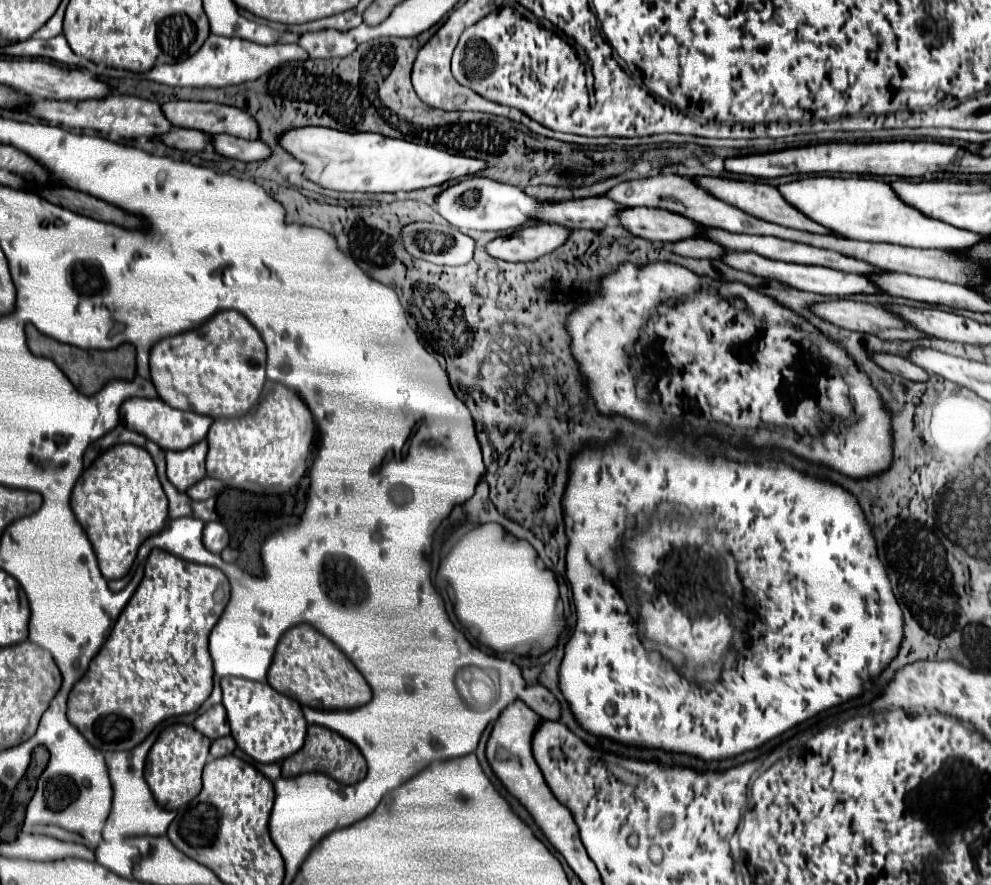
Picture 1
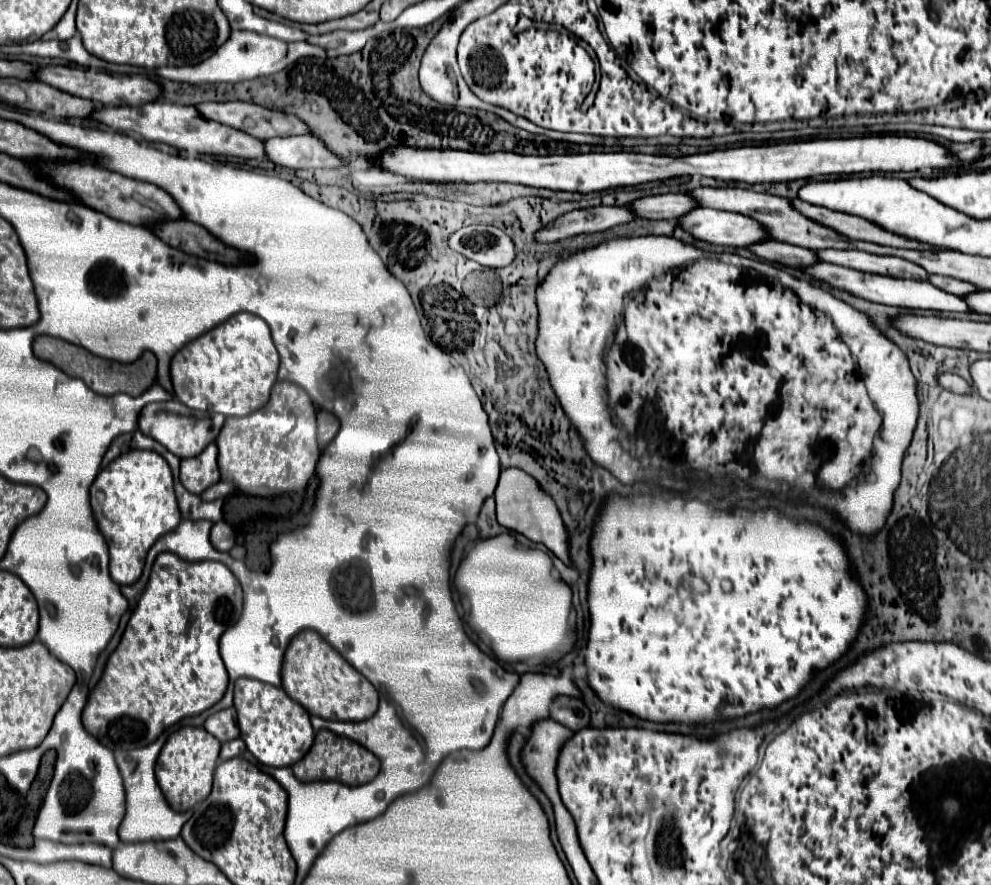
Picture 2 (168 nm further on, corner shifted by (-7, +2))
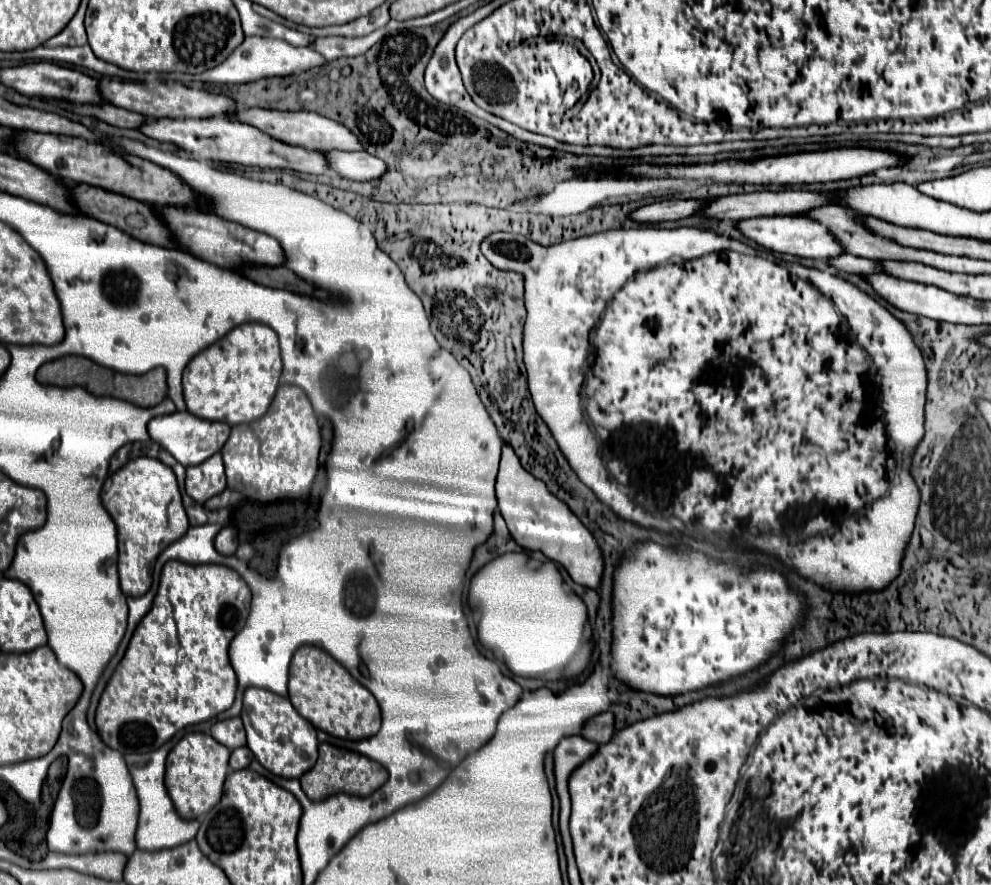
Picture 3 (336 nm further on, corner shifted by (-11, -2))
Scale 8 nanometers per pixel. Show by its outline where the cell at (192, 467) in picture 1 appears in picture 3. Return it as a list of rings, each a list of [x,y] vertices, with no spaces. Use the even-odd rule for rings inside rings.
[[[213,454],[205,462],[201,462],[199,466],[187,468],[185,490],[199,504],[205,504],[209,498],[219,494],[225,486],[227,486],[227,482],[225,482],[221,454]]]

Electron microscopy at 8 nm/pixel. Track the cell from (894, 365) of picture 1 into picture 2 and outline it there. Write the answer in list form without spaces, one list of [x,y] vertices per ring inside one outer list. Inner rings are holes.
[[[941,374],[939,382],[941,382],[943,388],[947,388],[947,390],[951,390],[955,394],[971,394],[973,392],[973,388],[957,374]]]

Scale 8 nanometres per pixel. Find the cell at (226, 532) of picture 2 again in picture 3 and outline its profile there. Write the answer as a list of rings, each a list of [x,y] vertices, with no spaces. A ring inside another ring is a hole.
[[[231,526],[221,528],[221,532],[215,536],[215,550],[219,554],[231,556],[237,550],[237,540],[235,540],[235,530]]]

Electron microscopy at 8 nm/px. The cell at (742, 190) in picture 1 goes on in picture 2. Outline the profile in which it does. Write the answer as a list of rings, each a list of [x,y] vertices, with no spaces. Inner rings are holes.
[[[795,198],[791,202],[807,218],[811,218],[811,220],[823,224],[823,226],[831,226],[839,234],[843,234],[847,238],[853,238],[853,240],[865,240],[865,242],[875,242],[875,244],[883,244],[883,246],[911,248],[911,250],[935,250],[933,246],[923,246],[921,242],[915,242],[915,240],[909,240],[905,236],[883,230],[881,226],[877,226],[877,224],[873,224],[869,220],[863,220],[859,216],[845,214],[845,212],[833,212],[833,210],[821,208],[821,206],[813,206],[813,204],[801,202],[799,198]]]

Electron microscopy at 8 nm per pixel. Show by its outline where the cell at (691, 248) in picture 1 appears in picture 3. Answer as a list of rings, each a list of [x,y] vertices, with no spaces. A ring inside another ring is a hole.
[[[839,254],[835,258],[827,258],[827,264],[837,268],[839,272],[847,272],[847,274],[873,274],[873,272],[881,272],[877,260],[857,258],[857,256],[851,256],[851,254]]]

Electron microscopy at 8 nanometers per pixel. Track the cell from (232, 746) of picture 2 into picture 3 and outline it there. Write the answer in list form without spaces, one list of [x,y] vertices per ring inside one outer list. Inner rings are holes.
[[[247,746],[235,748],[235,750],[231,750],[229,766],[231,766],[231,770],[241,770],[241,768],[247,768],[251,760],[253,760],[253,754],[251,754],[251,750]]]

